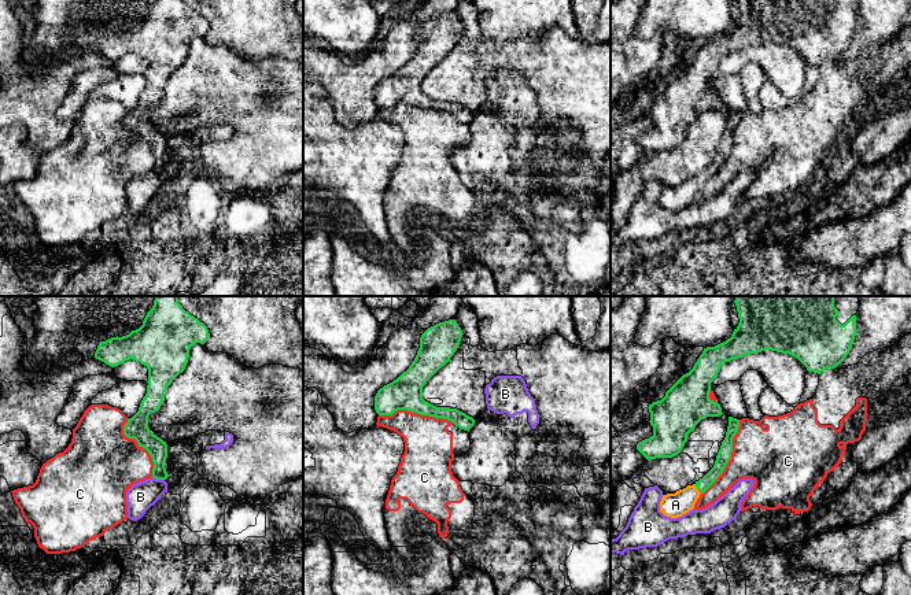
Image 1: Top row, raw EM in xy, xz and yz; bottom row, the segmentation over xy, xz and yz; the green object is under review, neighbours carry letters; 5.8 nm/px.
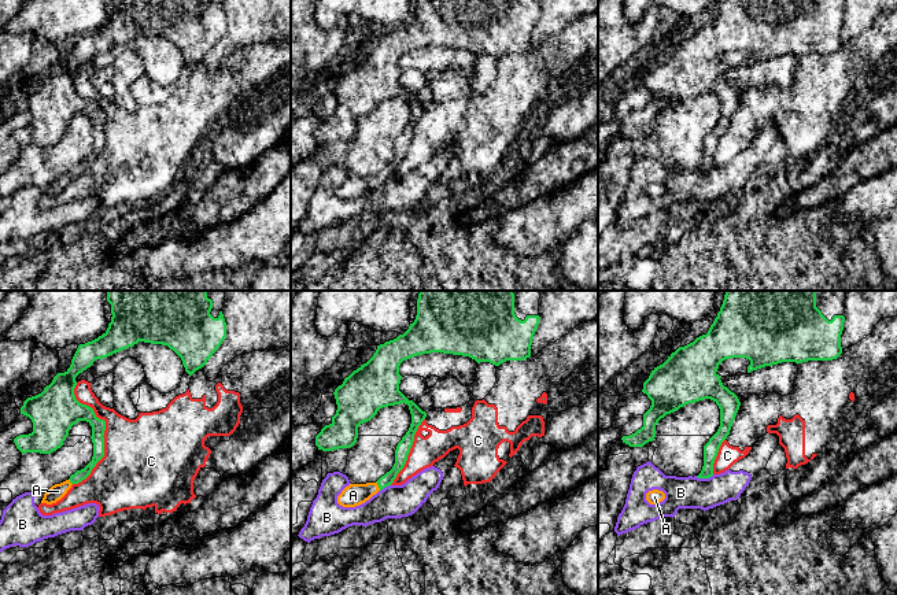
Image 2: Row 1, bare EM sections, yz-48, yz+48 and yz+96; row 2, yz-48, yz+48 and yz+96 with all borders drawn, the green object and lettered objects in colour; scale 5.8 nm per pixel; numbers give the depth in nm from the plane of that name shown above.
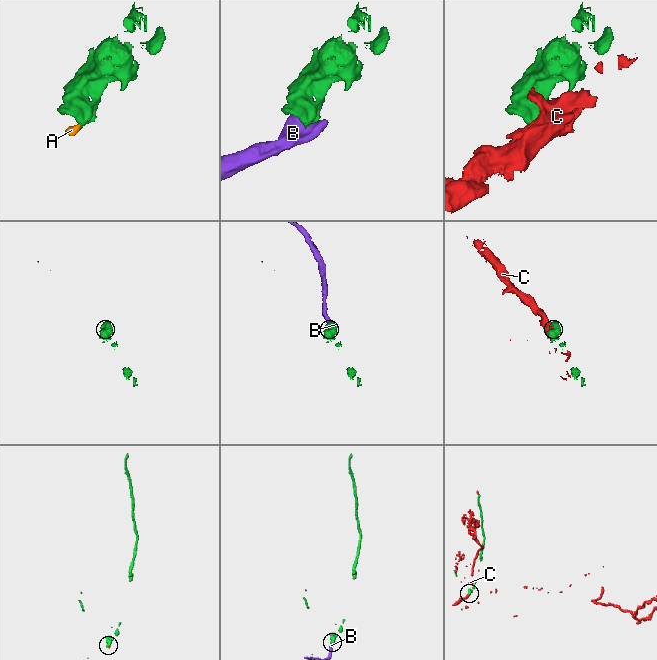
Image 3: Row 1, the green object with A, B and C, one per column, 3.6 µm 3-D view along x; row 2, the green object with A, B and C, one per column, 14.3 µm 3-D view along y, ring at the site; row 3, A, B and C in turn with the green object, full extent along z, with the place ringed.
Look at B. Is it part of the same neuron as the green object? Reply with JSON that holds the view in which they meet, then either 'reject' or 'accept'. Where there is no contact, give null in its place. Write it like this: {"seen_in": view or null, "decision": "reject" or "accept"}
{"seen_in": "xy", "decision": "reject"}

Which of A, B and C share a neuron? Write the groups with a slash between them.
A / B / C

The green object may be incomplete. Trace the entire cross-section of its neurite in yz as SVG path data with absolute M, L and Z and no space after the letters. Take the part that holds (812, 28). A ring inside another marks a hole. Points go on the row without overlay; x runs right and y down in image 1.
M737 0L740 16L730 32L704 41L693 62L683 67L661 93L649 97L653 128L637 137L646 152L672 151L681 145L687 128L707 110L722 108L720 97L709 92L711 75L724 55L766 42L797 51L808 64L820 67L837 60L849 47L856 29L859 0Z

